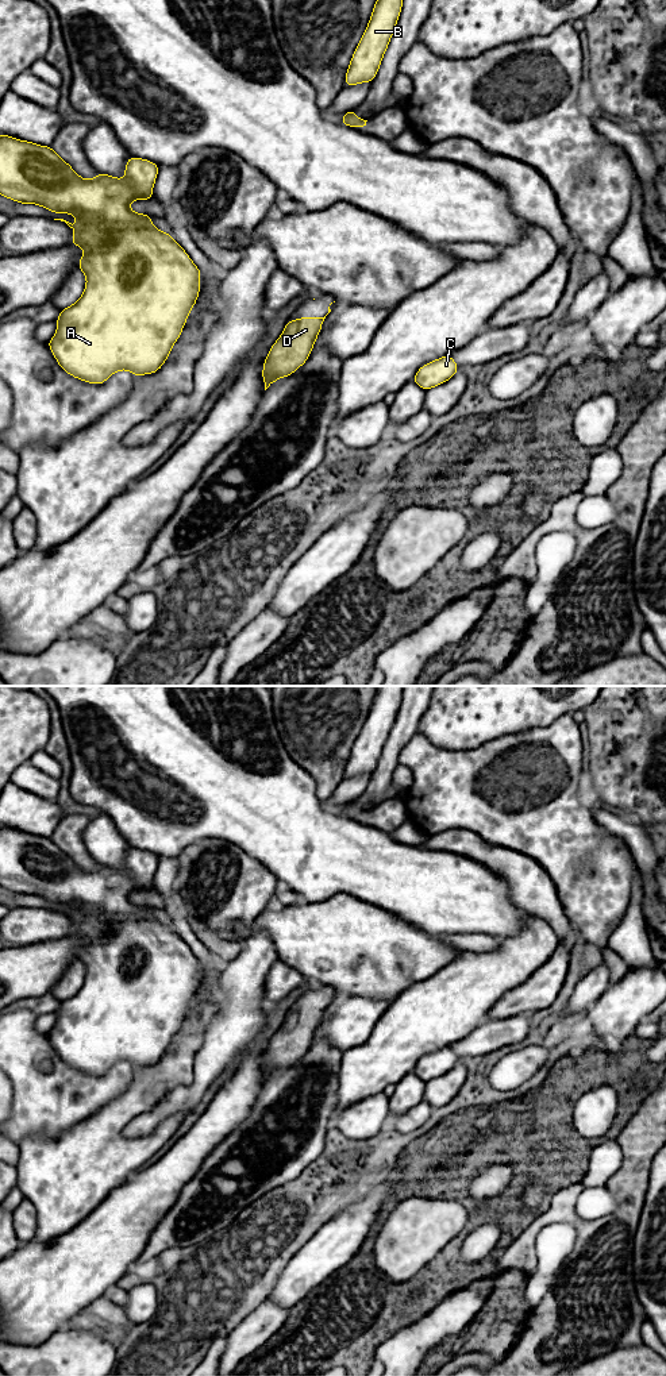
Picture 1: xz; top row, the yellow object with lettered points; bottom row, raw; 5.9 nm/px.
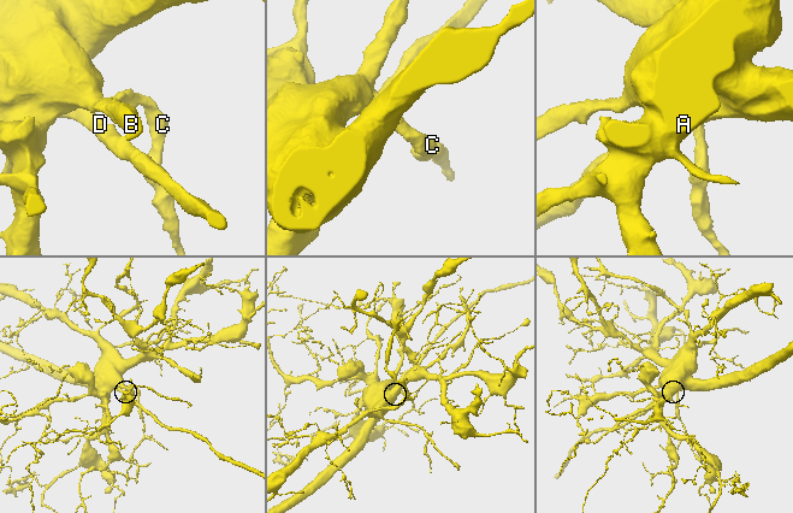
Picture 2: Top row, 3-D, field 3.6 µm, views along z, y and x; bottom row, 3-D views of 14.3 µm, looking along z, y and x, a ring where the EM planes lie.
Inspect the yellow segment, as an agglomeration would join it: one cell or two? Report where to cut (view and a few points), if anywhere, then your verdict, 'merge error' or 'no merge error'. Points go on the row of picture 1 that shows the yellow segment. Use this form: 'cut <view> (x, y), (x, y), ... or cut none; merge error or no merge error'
cut none; no merge error

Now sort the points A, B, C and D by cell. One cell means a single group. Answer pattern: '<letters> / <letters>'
A B C D

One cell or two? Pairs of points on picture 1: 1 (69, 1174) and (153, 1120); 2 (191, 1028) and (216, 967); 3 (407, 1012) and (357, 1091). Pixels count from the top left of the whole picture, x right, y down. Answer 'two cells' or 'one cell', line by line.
1: two cells
2: two cells
3: one cell

